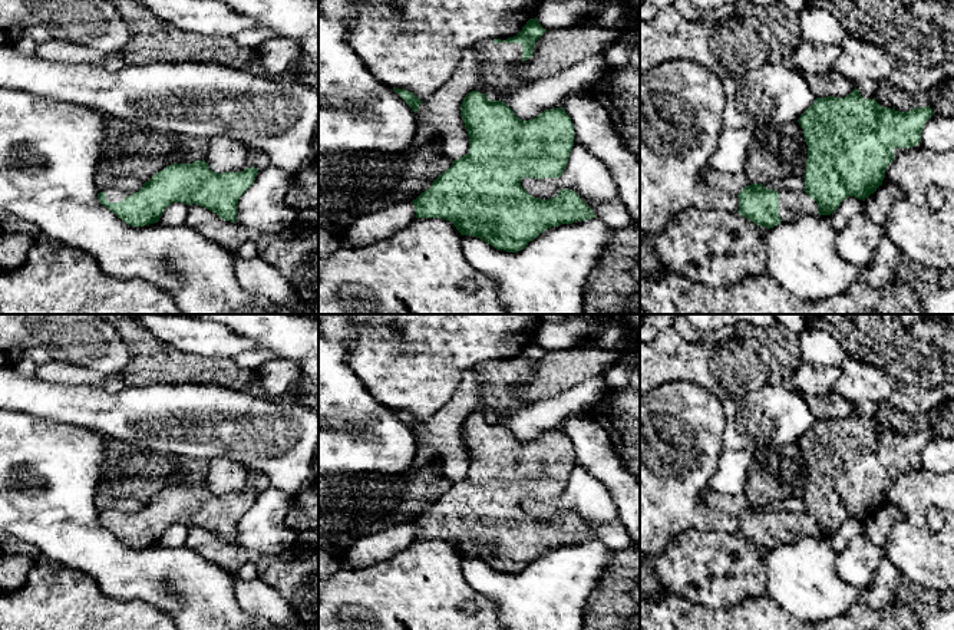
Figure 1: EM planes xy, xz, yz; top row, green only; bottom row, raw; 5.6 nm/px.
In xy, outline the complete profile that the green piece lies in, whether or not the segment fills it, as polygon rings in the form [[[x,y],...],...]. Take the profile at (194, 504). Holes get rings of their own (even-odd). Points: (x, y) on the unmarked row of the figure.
[[[205,481],[172,485],[156,494],[138,514],[99,511],[99,524],[132,548],[158,544],[172,524],[201,527],[225,542],[237,544],[237,525],[255,502],[258,491],[218,495]]]

